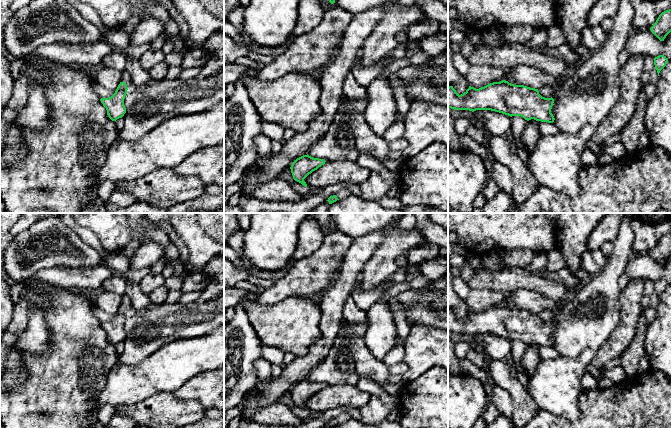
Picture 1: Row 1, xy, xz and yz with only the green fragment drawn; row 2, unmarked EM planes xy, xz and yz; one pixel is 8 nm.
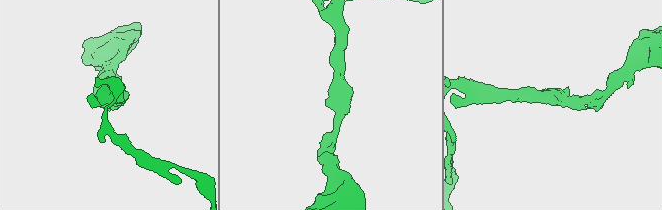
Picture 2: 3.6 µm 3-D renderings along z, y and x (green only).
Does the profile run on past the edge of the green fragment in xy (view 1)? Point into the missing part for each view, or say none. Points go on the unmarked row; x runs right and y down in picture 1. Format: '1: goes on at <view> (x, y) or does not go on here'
1: goes on at xy (126, 302)

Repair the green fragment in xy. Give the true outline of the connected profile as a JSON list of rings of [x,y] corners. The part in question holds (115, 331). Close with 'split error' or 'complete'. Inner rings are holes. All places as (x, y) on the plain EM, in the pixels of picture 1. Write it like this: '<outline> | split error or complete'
[[[128,295],[122,296],[121,305],[115,317],[109,322],[101,322],[100,325],[107,334],[107,339],[112,345],[122,342],[126,337],[124,323],[128,312],[132,310],[131,300]]] | split error

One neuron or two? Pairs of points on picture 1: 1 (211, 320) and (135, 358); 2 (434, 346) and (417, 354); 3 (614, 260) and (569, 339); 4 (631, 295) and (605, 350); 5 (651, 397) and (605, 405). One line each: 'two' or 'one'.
1: one
2: one
3: one
4: one
5: one

